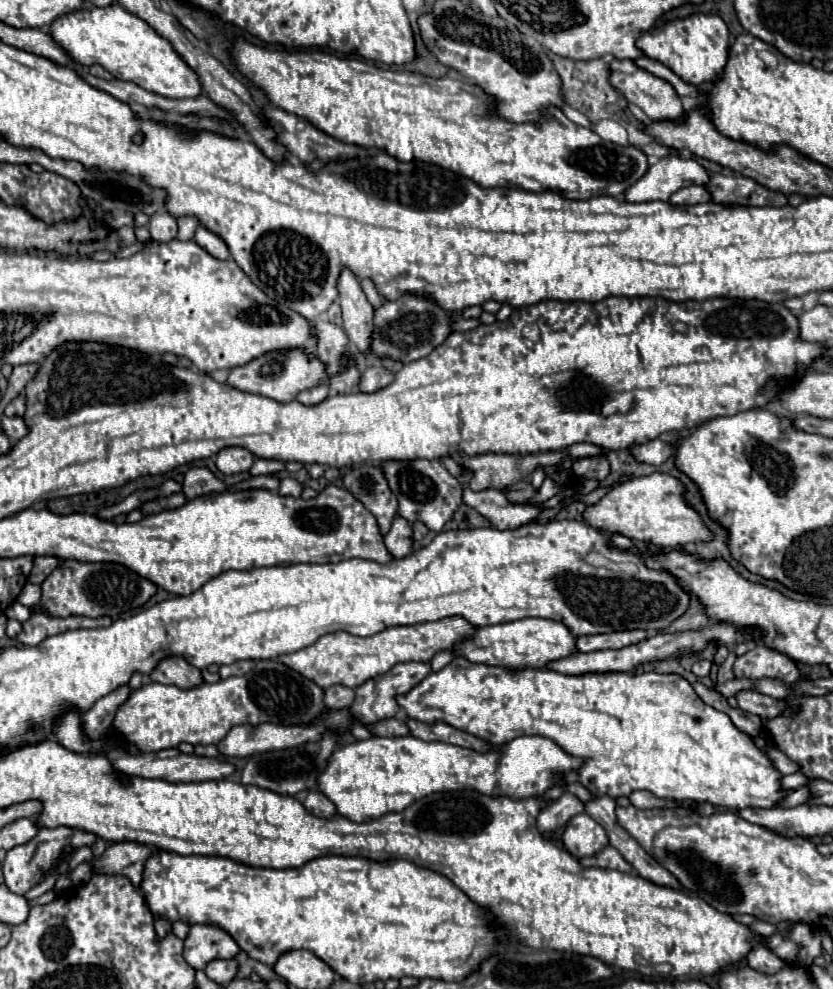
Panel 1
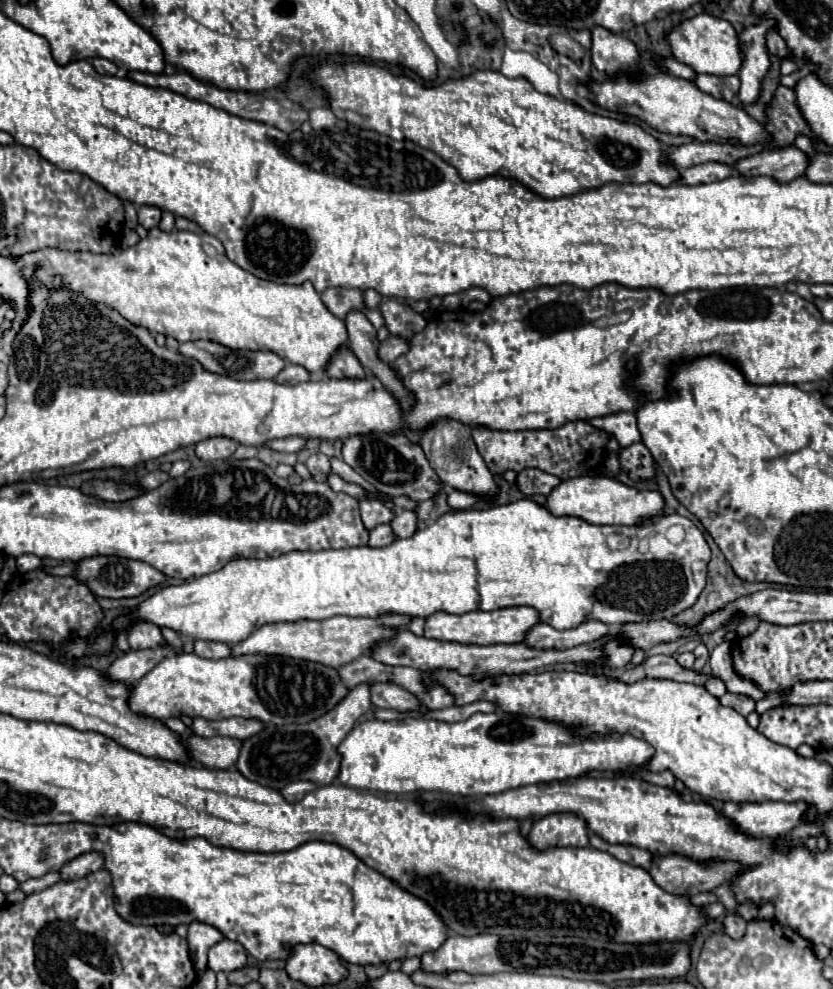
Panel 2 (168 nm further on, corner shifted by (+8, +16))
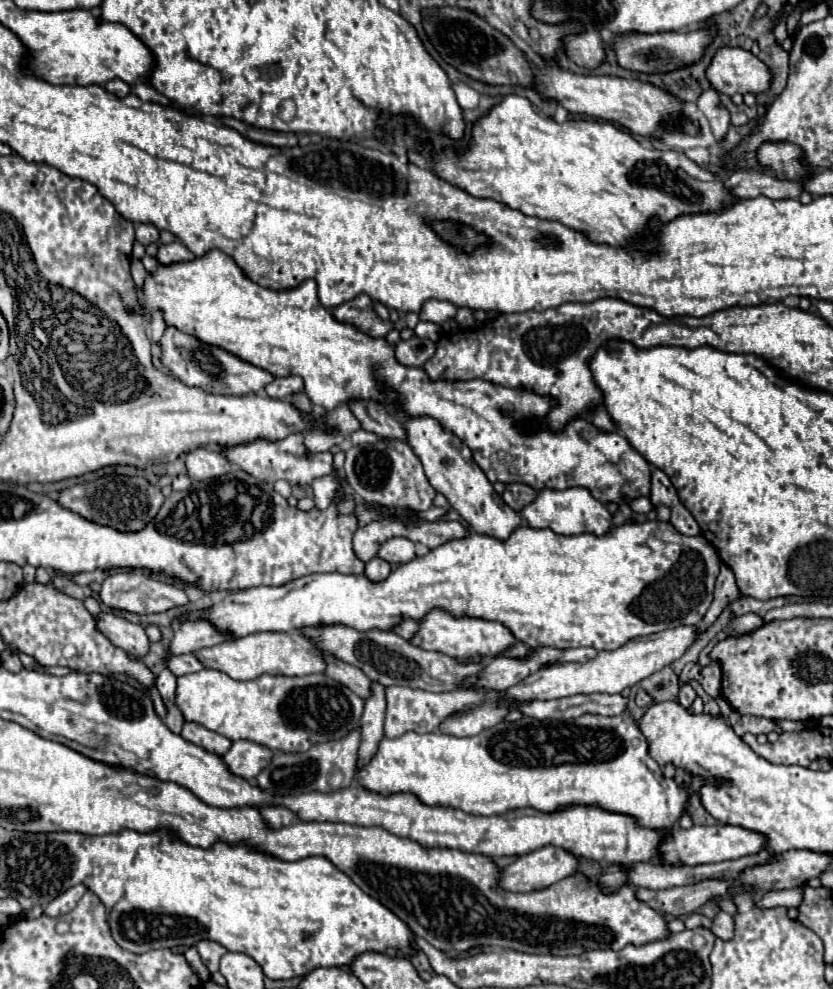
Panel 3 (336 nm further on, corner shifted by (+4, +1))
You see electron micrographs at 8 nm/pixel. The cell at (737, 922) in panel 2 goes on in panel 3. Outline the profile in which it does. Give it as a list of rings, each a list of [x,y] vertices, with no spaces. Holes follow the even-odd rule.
[[[719,911],[713,919],[713,927],[711,927],[711,933],[723,941],[729,941],[733,939],[735,935],[735,923],[733,923],[733,917],[725,911]]]

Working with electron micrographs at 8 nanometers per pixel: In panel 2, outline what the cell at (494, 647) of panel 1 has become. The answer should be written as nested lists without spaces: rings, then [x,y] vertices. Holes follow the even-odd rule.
[[[517,606],[517,608],[501,608],[493,612],[465,612],[465,614],[447,614],[447,612],[435,612],[425,618],[425,638],[437,638],[437,640],[449,640],[459,644],[517,644],[523,640],[525,632],[537,624],[537,612],[529,606]]]

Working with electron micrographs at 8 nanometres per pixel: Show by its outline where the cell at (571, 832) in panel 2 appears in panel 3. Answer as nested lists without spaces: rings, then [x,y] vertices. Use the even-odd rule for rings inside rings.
[[[545,845],[527,855],[521,855],[515,863],[503,869],[499,879],[501,887],[515,893],[529,893],[549,887],[559,879],[577,871],[579,857],[563,847]]]

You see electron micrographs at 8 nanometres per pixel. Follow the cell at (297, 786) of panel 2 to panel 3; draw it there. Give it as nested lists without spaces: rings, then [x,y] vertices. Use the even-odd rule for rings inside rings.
[[[259,805],[259,811],[263,813],[269,827],[275,827],[275,829],[283,827],[283,825],[291,825],[297,819],[297,813],[293,813],[287,807],[281,807],[281,805]]]

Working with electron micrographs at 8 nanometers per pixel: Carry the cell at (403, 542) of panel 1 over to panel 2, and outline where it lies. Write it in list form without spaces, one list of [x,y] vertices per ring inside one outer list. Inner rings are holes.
[[[381,524],[369,532],[369,546],[371,548],[385,548],[393,540],[395,540],[395,536],[393,536],[393,530],[389,528],[389,524]]]

